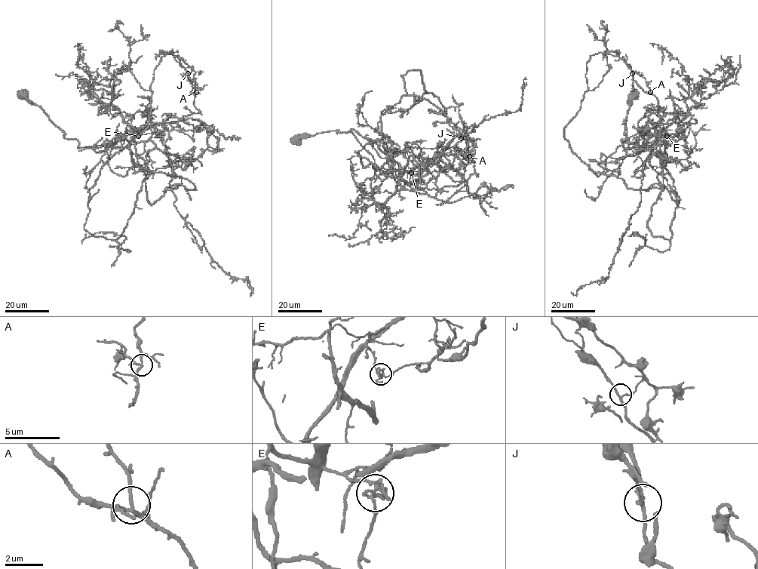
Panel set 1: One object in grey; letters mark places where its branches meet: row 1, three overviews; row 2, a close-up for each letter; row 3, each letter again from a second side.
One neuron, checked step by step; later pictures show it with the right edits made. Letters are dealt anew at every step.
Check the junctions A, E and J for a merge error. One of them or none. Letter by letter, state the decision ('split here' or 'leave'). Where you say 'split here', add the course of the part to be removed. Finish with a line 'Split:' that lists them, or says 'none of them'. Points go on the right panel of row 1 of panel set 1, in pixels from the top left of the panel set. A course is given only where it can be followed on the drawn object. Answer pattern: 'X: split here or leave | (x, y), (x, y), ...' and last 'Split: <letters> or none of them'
A: leave
E: split here | (667, 136), (649, 164), (678, 204), (661, 184), (589, 169), (695, 120), (682, 137)
J: leave
Split: E

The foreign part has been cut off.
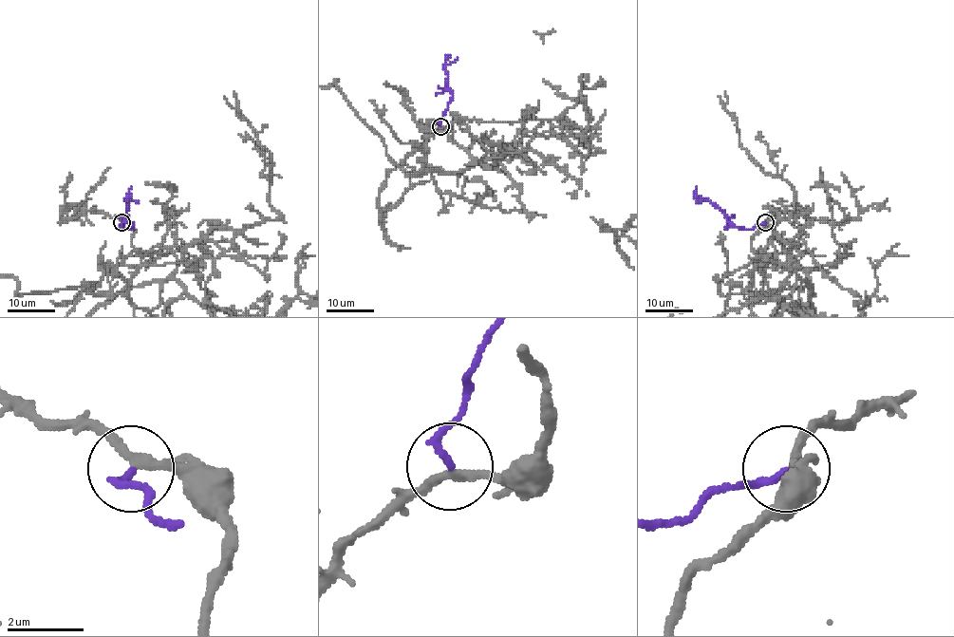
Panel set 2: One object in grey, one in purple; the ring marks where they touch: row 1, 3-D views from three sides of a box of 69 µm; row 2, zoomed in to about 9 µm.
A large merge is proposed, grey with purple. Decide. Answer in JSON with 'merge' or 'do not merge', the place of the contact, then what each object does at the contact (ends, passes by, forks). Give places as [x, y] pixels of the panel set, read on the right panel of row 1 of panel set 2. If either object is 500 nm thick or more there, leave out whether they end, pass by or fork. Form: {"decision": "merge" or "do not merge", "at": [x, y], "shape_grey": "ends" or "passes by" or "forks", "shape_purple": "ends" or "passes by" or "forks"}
{"decision": "merge", "at": [765, 222], "shape_grey": "passes by", "shape_purple": "ends"}

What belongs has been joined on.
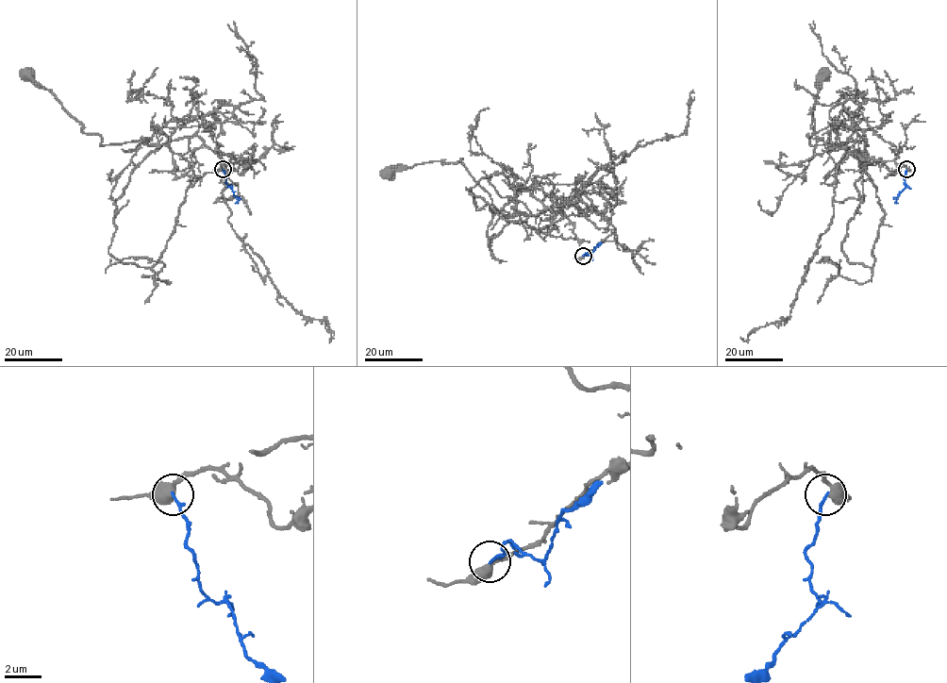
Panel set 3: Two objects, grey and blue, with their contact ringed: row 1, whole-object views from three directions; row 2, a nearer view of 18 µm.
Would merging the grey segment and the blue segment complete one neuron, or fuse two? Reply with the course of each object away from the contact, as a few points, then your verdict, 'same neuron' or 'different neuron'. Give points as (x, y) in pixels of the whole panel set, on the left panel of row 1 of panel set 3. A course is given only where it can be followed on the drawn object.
grey via (223, 169), (241, 174), (254, 160), (216, 152), (193, 136), (102, 146), (28, 78) | blue via (223, 169), (226, 184), (237, 197), (235, 203) | different neuron

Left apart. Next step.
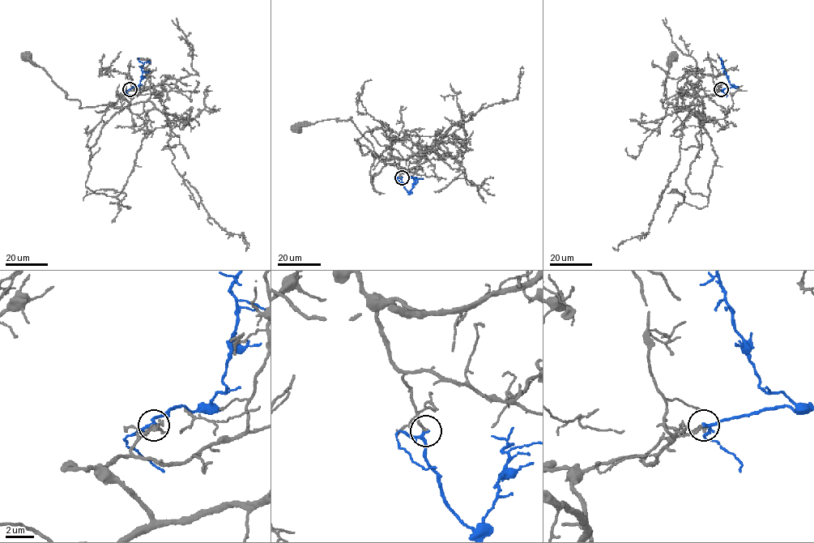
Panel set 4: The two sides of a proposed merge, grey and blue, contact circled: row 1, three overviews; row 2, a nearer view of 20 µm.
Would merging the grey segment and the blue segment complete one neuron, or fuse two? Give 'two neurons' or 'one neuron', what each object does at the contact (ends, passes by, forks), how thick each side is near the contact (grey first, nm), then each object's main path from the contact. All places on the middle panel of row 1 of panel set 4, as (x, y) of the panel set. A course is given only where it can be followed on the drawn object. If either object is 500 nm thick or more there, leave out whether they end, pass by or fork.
one neuron; grey ends; blue passes by; calibres 200 and 200 nm; course grey (402, 177), (394, 160), (401, 159), (381, 158), (351, 117), (338, 121), (338, 118), (322, 120), (297, 128); course blue (402, 177), (404, 187), (409, 192), (414, 179), (423, 179)

